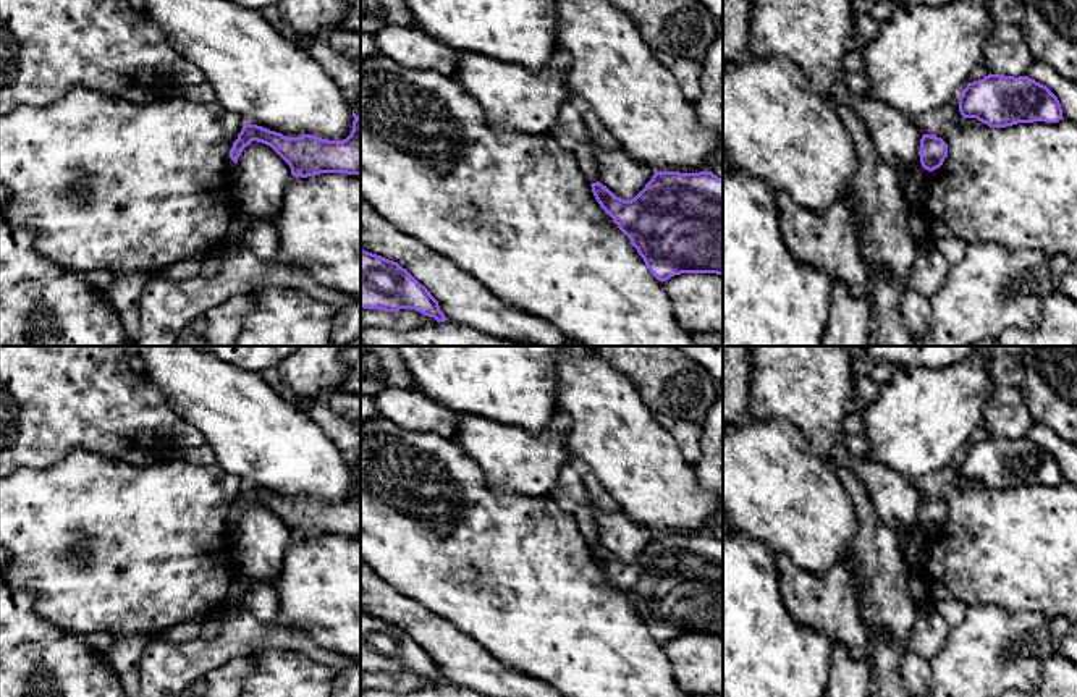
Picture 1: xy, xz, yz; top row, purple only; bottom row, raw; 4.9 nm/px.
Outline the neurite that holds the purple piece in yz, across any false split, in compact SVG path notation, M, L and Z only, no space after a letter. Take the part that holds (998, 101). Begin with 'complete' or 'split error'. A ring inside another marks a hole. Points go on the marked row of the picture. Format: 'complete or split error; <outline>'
complete; M988 74L969 82L959 97L964 118L977 118L990 128L1017 123L1058 123L1062 108L1058 97L1028 76Z

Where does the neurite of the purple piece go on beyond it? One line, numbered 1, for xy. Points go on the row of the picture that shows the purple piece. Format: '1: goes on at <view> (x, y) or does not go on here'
1: does not go on here

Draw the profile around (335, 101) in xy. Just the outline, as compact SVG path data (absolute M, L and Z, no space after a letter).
M146 0L146 10L162 27L171 47L196 65L212 84L217 102L239 115L244 123L257 125L286 137L312 134L343 141L353 131L353 107L340 86L323 71L291 34L277 31L259 10L243 8L228 0Z

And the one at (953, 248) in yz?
M949 236L935 244L936 244L938 251L946 257L949 265L957 264L964 257L965 249L969 246L964 239L956 238L956 236Z

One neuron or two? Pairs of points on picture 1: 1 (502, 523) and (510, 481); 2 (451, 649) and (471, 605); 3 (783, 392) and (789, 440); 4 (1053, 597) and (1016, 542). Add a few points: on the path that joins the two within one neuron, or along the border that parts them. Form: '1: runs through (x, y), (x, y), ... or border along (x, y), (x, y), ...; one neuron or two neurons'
1: border along (479, 468), (487, 487), (497, 495), (545, 494); two neurons
2: border along (426, 610), (443, 616), (474, 637), (489, 652); two neurons
3: border along (756, 419), (789, 419), (812, 447); two neurons
4: runs through (1053, 584), (1053, 579), (1029, 555); one neuron

